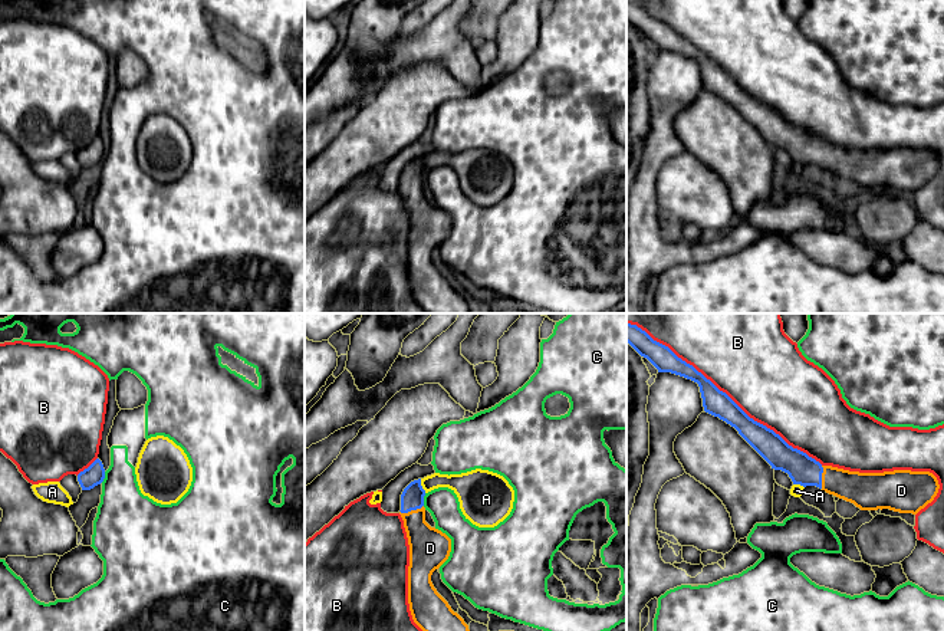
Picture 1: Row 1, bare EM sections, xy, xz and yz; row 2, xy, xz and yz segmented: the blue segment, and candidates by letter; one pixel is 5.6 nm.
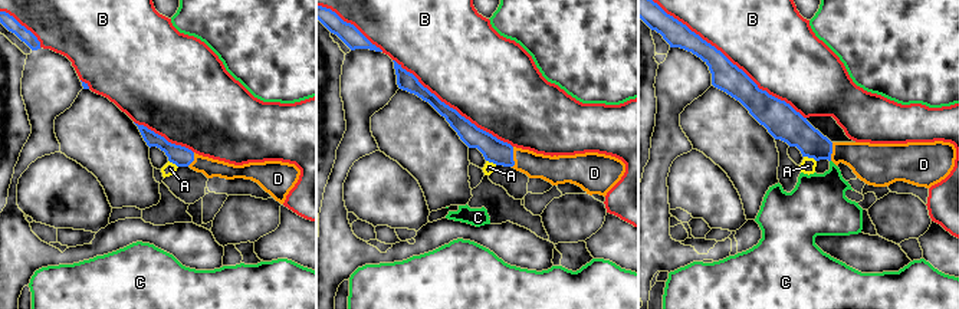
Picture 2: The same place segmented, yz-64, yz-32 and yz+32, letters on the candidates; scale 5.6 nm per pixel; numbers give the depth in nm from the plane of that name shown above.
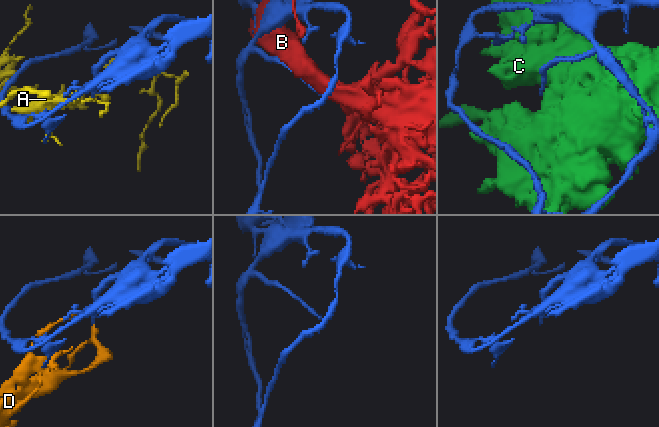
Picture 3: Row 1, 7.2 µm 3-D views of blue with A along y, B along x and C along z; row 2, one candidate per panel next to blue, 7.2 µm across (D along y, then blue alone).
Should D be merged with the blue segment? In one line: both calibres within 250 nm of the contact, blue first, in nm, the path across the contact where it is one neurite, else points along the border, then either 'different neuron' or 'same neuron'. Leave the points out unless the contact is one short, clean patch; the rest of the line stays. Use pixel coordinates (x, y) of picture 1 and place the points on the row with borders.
130 nm thick on the blue side, 220 nm on the other; same neuron

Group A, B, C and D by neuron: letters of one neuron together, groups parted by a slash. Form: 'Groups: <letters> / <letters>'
Groups: A / B / C / D

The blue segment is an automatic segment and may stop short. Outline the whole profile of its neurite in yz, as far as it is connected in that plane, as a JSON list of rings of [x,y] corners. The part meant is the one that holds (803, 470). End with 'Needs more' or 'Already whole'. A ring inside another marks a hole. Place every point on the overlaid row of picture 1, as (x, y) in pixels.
[[[626,323],[626,342],[658,372],[671,372],[698,384],[704,411],[731,427],[772,466],[789,474],[793,484],[816,486],[853,503],[861,510],[889,509],[917,515],[934,500],[940,484],[930,471],[894,470],[859,473],[822,466],[789,446],[779,434],[750,418],[726,392],[668,346],[654,341],[637,325]]]. Needs more

